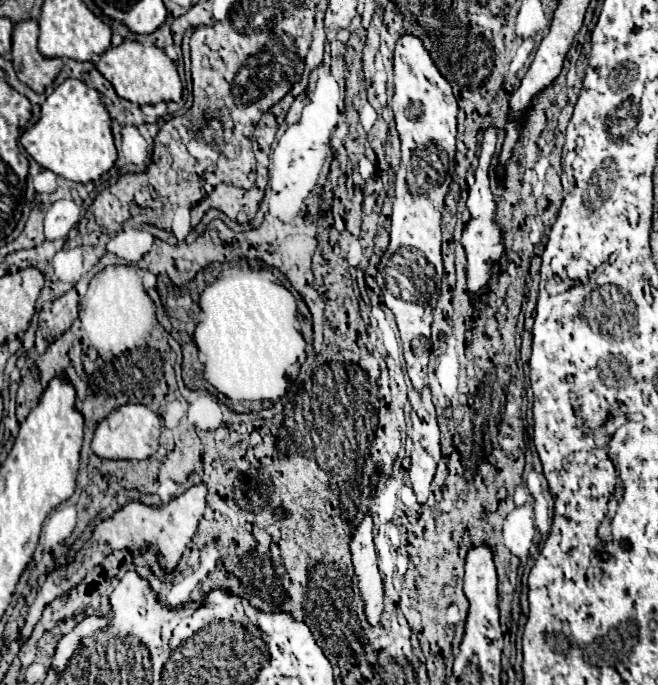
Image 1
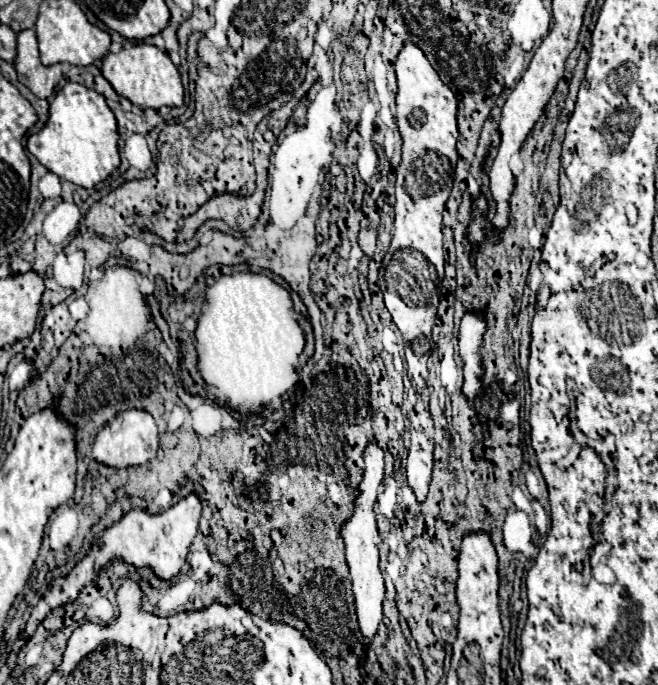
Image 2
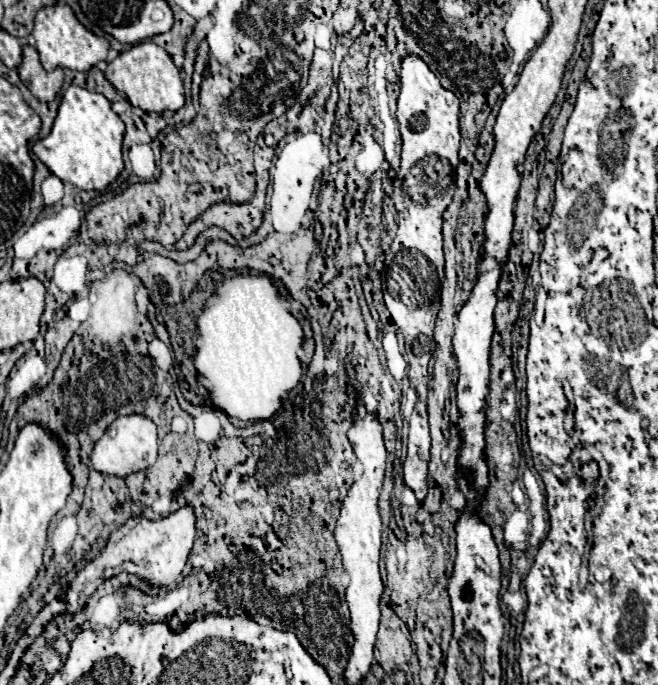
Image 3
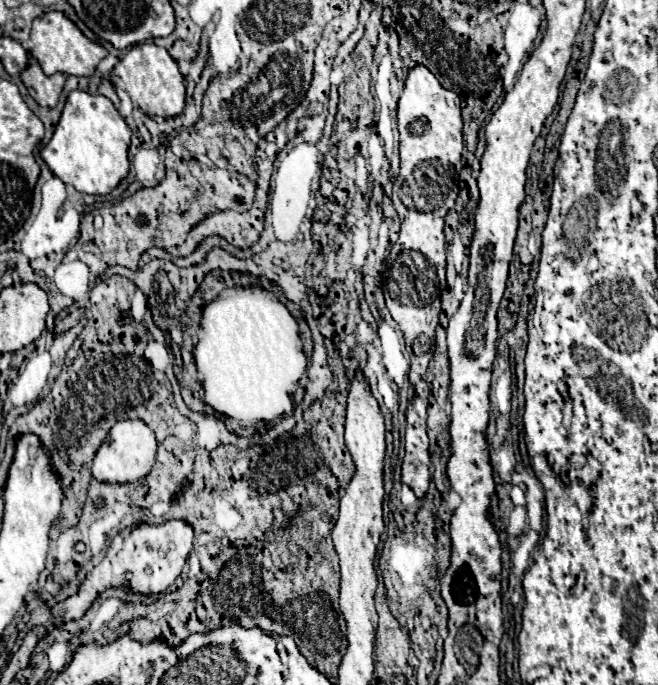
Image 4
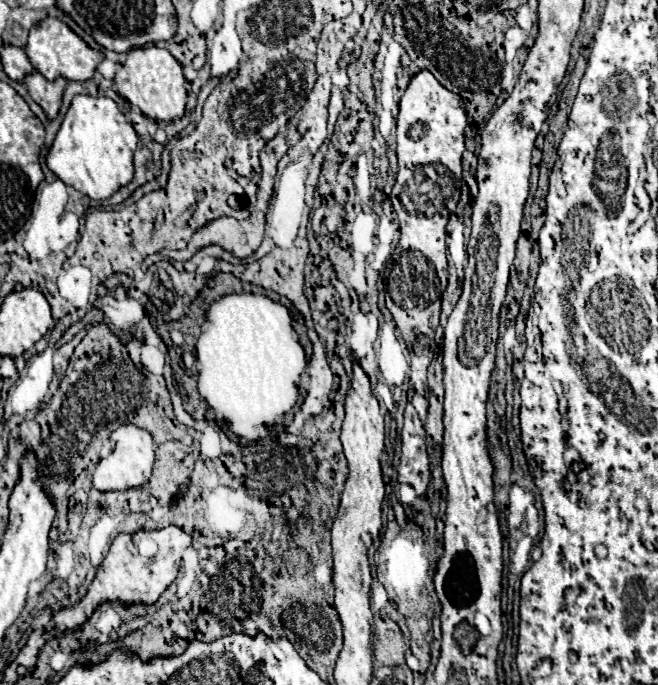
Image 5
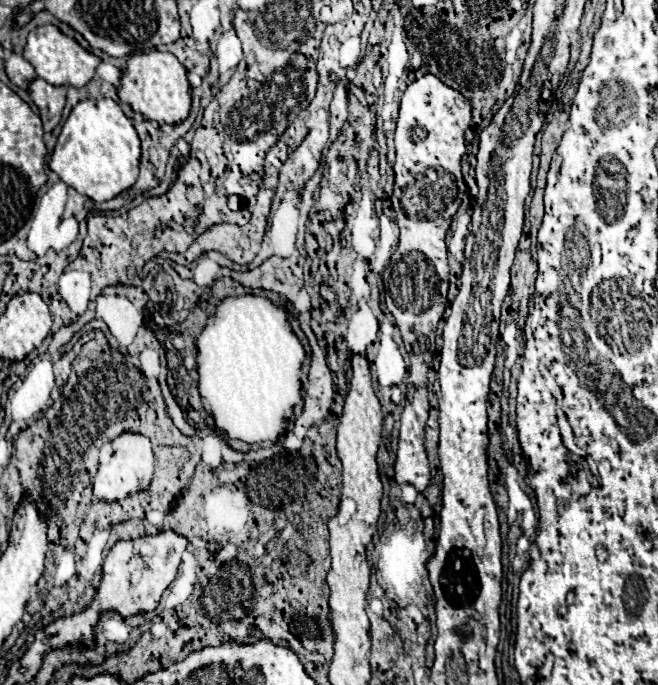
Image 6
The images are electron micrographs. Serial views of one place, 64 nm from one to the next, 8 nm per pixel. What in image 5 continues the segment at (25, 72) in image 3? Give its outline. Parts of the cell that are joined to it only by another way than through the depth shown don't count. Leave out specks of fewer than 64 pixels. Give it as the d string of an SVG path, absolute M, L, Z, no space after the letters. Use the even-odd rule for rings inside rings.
M34 70L32 74L28 74L24 78L24 84L26 84L32 100L44 108L48 118L56 118L60 104L62 104L62 92L66 88L66 80L56 78L52 82L48 82L48 80L44 80L44 76L40 76L40 72Z

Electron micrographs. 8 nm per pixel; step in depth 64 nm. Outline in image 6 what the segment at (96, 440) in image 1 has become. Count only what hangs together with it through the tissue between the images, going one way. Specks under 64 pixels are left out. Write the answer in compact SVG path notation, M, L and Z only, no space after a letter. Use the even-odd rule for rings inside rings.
M122 432L116 440L112 440L112 460L108 464L100 464L94 476L94 496L100 500L120 500L134 492L146 490L152 480L152 442L148 436L140 436L138 432Z

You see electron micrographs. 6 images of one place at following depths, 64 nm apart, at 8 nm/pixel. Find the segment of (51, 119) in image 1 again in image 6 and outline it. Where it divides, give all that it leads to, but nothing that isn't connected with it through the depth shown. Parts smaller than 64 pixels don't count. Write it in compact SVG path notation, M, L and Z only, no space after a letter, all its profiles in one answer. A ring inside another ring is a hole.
M88 98L80 100L66 118L48 166L80 194L94 202L106 202L136 182L138 158L140 138L122 108L112 98Z

